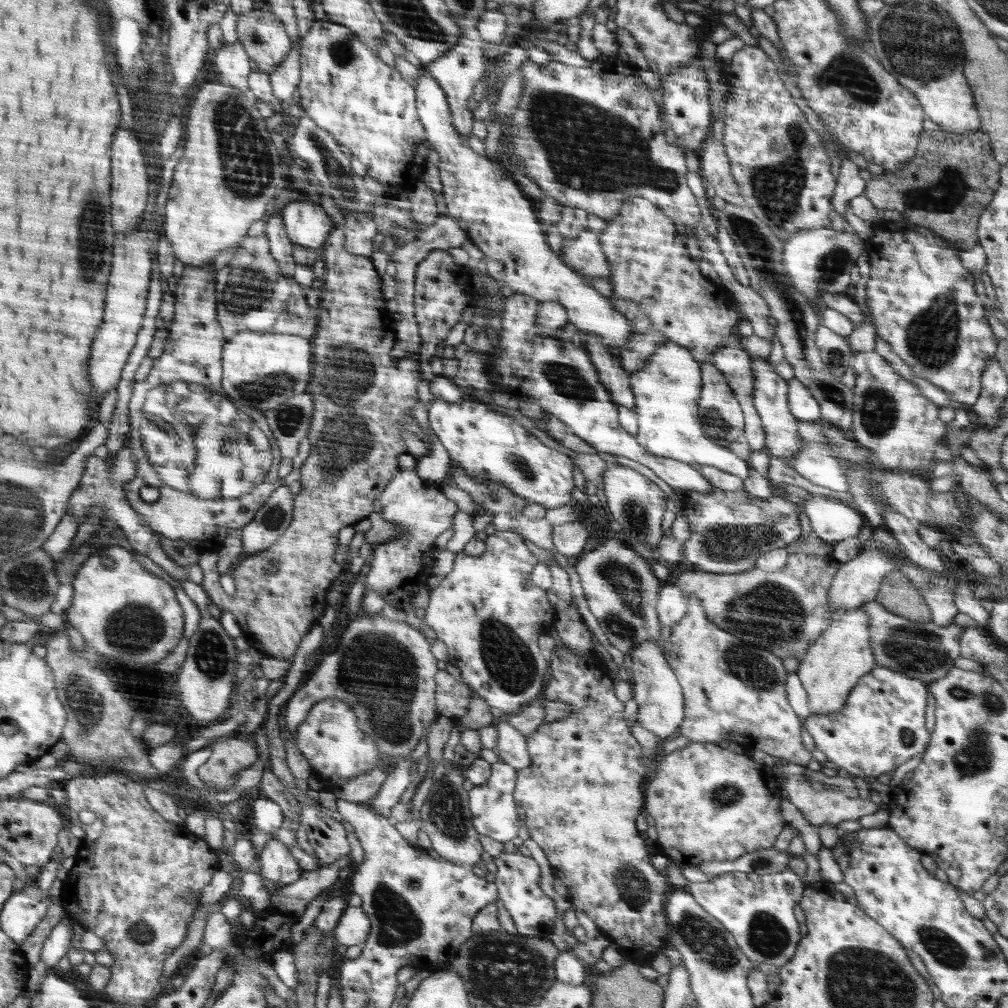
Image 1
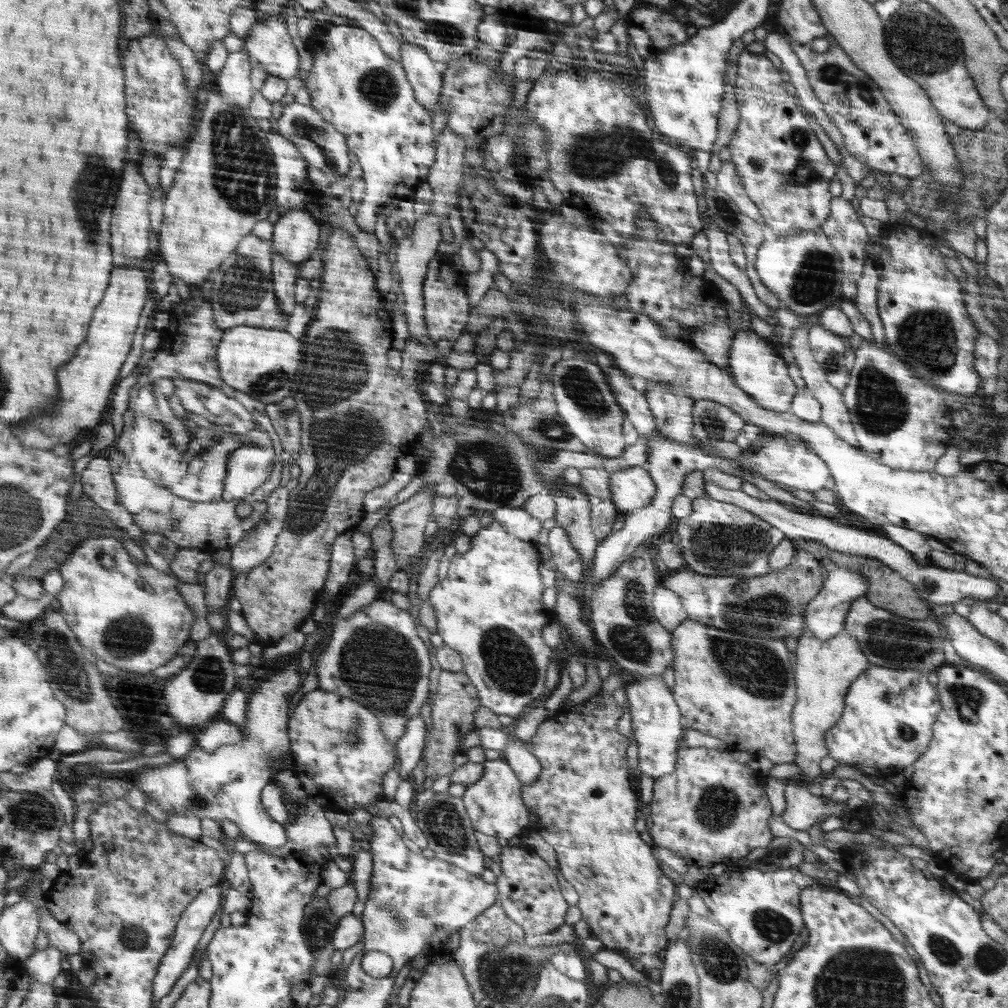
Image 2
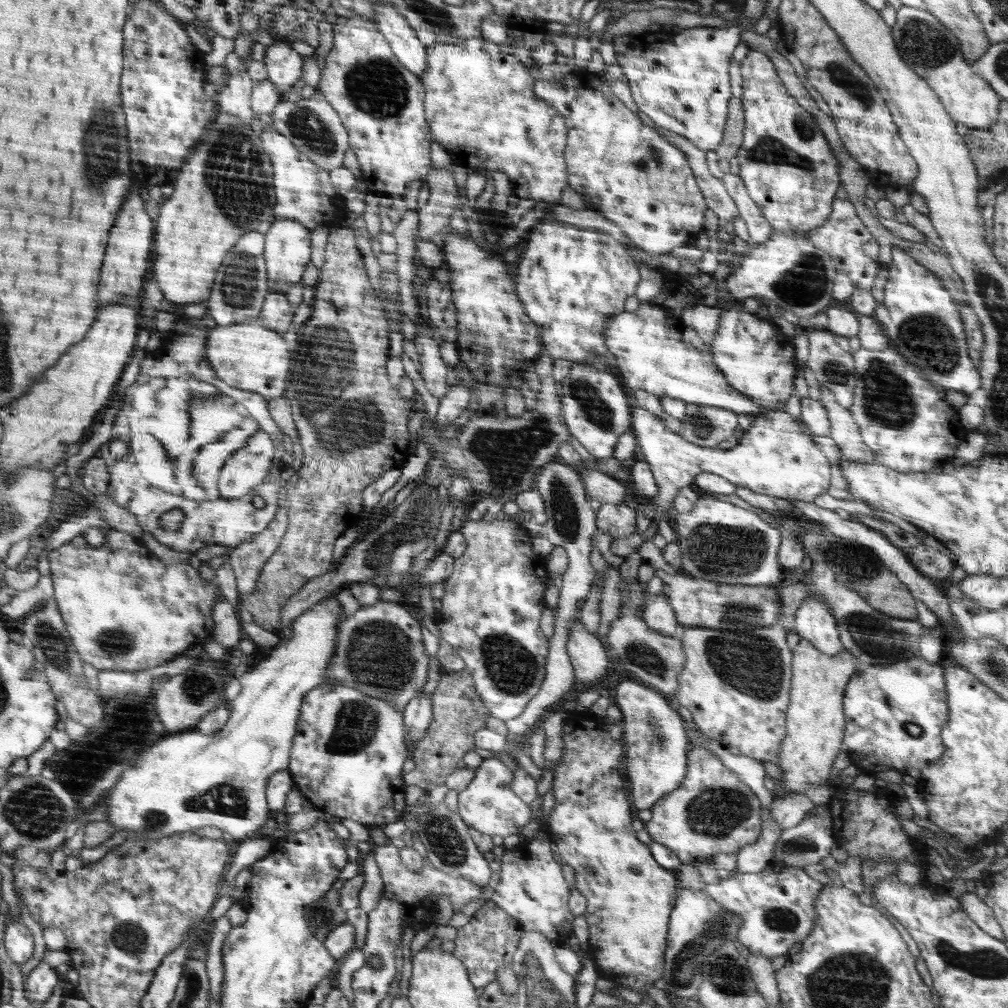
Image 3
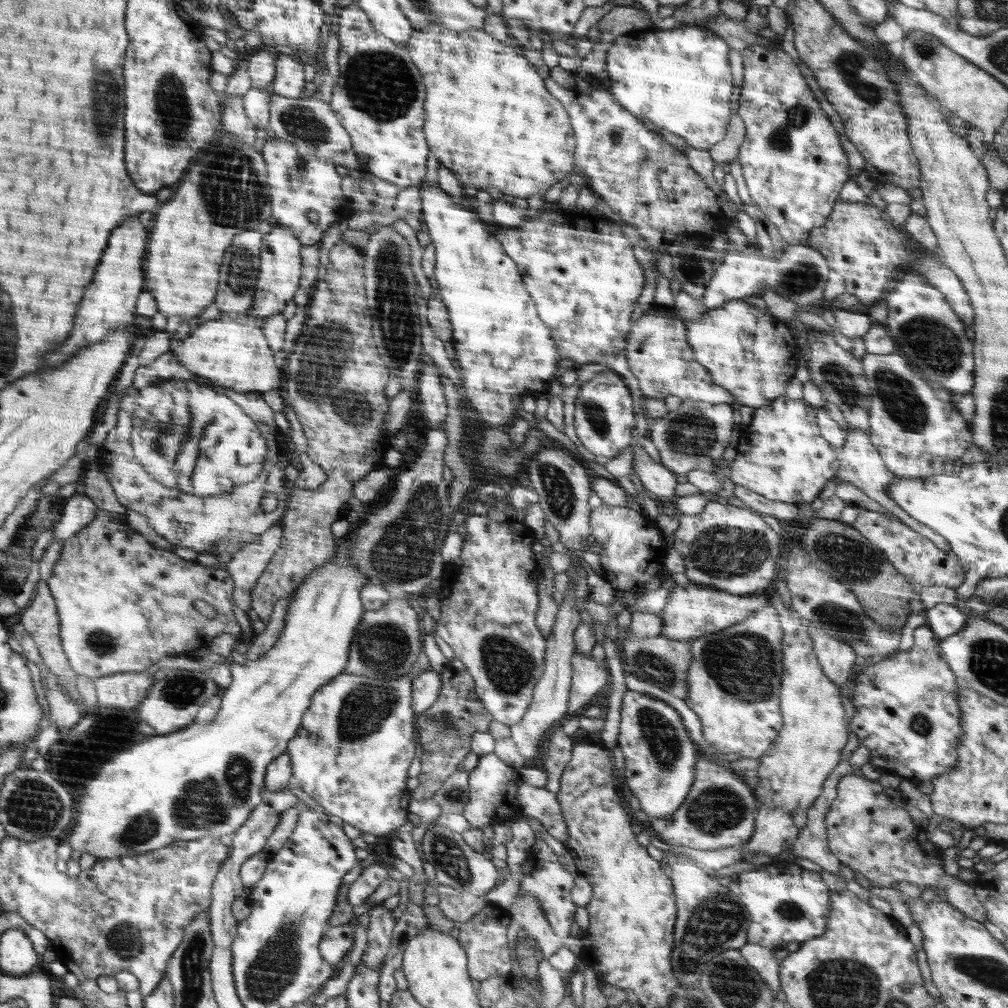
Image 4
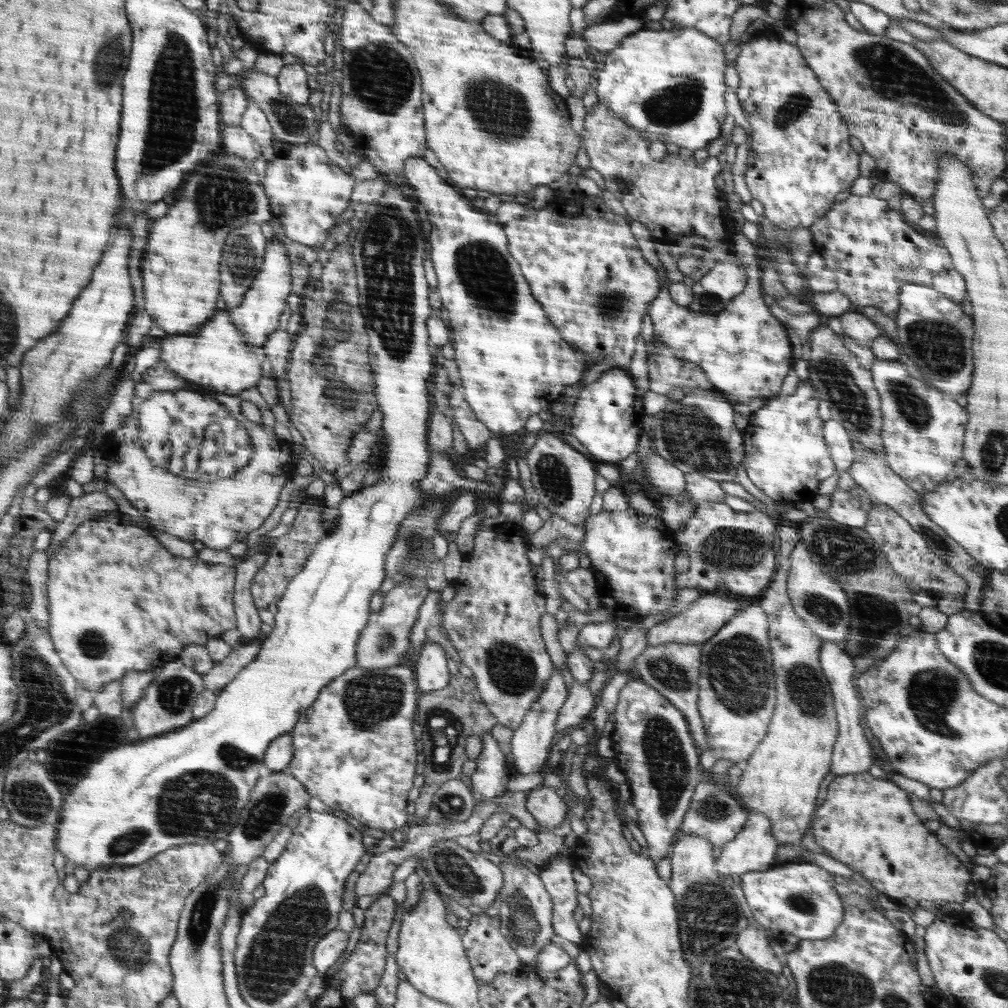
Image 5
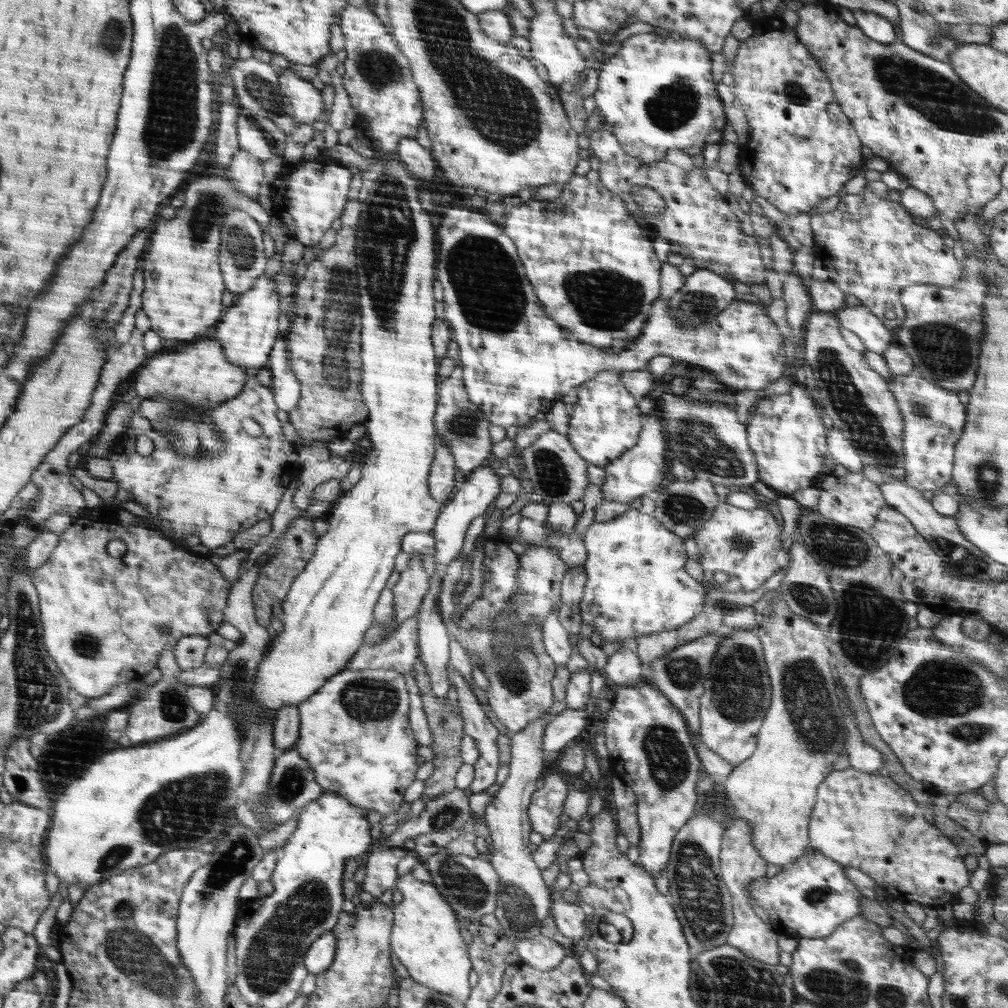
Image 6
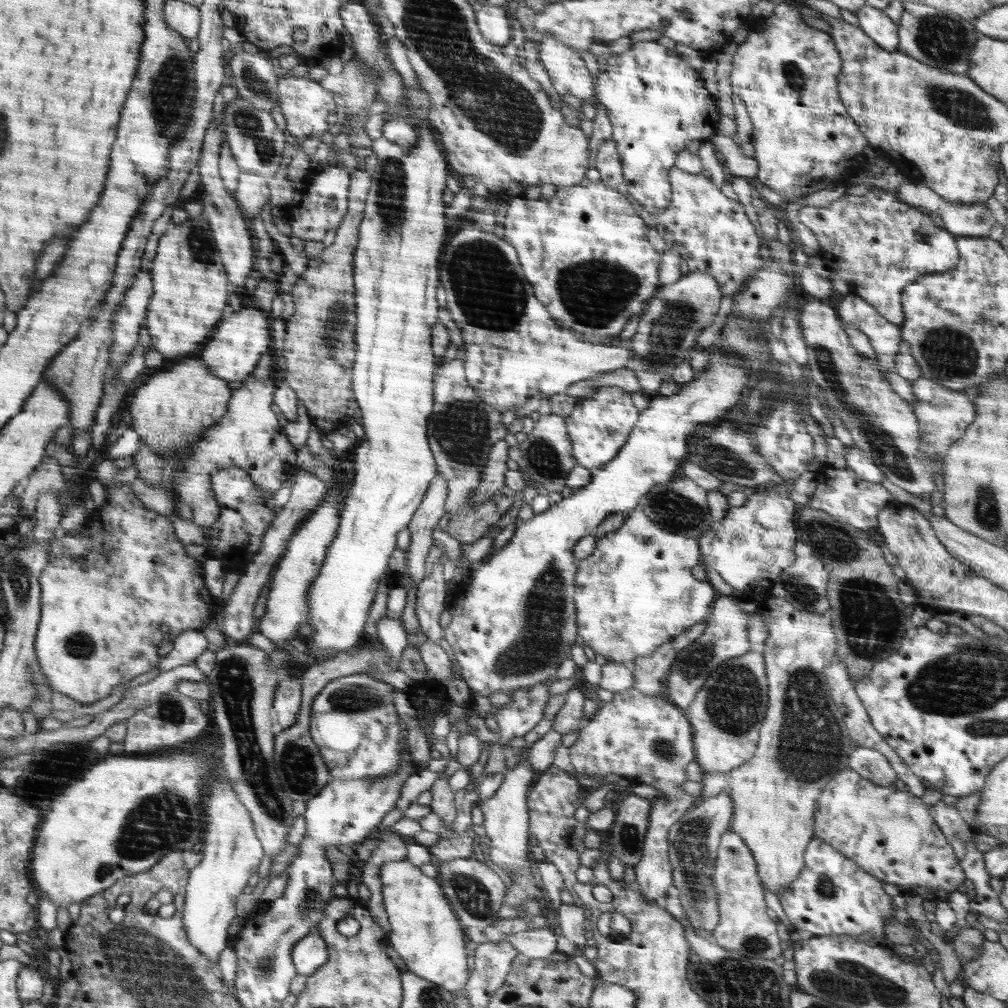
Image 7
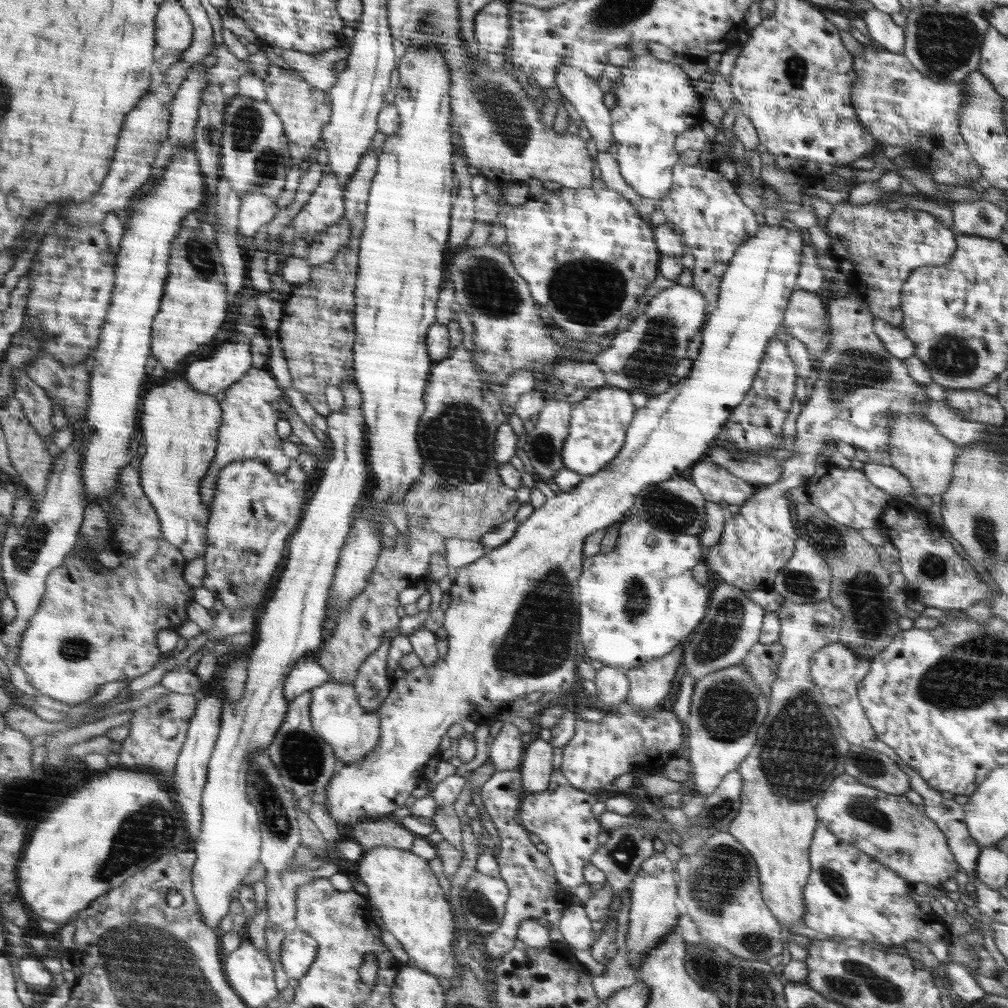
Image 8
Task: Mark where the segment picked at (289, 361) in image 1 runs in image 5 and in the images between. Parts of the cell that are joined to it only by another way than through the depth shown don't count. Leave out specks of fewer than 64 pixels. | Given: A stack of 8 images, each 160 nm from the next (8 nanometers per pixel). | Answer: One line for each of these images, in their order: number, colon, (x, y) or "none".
2: (255, 361)
3: (247, 356)
4: (235, 354)
5: (218, 359)

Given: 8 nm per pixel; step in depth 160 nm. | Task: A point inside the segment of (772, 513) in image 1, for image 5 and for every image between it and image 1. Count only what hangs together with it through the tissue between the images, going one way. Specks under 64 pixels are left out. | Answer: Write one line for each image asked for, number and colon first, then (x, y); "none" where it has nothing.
2: (717, 538)
3: (720, 542)
4: (725, 547)
5: (726, 548)

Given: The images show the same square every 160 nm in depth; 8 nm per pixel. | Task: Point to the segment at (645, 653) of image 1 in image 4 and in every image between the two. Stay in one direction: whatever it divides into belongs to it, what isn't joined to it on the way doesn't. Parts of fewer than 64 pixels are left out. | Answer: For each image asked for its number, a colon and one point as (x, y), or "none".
2: (656, 722)
3: (656, 762)
4: (659, 765)

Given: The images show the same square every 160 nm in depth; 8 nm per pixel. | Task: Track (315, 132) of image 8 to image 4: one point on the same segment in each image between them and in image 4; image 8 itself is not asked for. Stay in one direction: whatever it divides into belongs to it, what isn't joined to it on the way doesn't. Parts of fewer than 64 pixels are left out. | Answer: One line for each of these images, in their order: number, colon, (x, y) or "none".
4: (288, 81)
5: (292, 79)
6: (306, 102)
7: (305, 104)

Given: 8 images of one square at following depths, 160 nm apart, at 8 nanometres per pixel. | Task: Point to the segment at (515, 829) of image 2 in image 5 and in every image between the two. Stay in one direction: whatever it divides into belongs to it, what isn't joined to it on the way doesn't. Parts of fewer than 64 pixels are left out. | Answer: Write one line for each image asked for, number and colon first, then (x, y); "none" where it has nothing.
3: (489, 804)
4: (492, 785)
5: (489, 780)

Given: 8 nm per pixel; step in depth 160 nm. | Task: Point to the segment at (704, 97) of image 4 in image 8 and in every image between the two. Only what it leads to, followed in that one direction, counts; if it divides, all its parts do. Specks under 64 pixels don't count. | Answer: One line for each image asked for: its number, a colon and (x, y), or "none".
5: (673, 84)
6: (657, 93)
7: (657, 104)
8: (655, 101)

